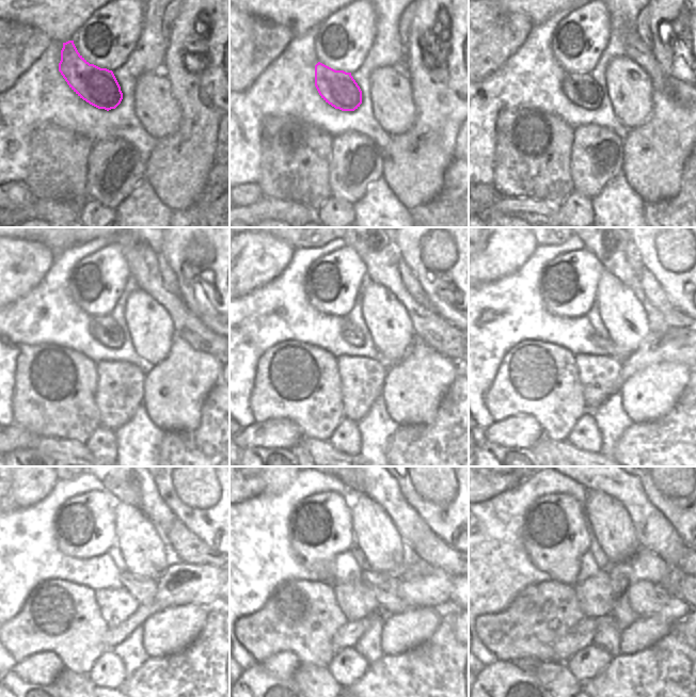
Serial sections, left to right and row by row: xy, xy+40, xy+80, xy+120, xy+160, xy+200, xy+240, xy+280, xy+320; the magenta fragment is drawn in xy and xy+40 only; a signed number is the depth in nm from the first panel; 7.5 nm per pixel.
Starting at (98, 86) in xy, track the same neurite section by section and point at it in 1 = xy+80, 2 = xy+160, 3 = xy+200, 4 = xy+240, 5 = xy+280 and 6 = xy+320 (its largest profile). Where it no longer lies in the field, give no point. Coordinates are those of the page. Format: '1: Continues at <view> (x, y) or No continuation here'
1: Continues at xy+80 (580, 88)
2: Continues at xy+160 (350, 333)
3: Continues at xy+200 (596, 338)
4: Continues at xy+240 (143, 588)
5: Continues at xy+280 (386, 588)
6: Continues at xy+320 (646, 598)

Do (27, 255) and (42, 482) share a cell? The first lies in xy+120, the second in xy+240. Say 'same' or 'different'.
same

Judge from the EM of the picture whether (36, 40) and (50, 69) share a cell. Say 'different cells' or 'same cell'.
different cells

